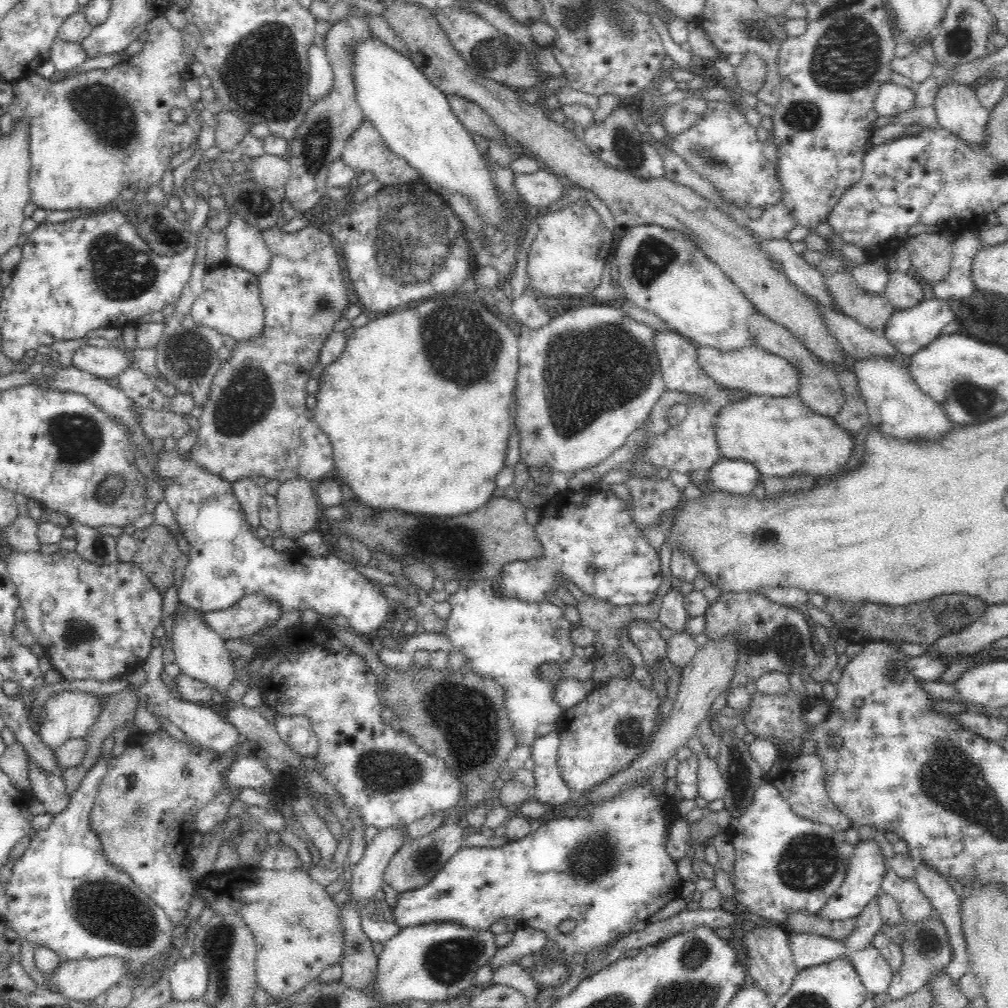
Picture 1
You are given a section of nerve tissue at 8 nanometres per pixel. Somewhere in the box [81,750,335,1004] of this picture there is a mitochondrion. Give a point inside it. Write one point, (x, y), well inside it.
(219, 943)

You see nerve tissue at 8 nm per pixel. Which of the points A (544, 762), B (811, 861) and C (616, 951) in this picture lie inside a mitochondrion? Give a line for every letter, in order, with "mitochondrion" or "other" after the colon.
A: other
B: mitochondrion
C: other

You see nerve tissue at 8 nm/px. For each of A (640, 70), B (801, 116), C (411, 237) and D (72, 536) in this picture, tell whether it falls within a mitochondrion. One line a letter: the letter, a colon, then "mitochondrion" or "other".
A: other
B: mitochondrion
C: mitochondrion
D: other

